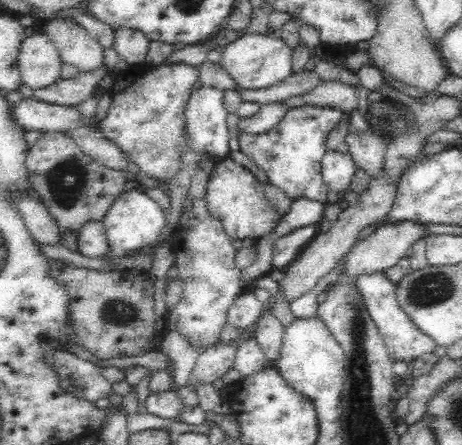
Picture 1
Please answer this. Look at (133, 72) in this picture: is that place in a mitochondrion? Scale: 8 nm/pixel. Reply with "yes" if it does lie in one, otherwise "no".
no

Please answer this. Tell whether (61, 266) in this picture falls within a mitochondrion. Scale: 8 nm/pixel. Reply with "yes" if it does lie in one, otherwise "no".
no

